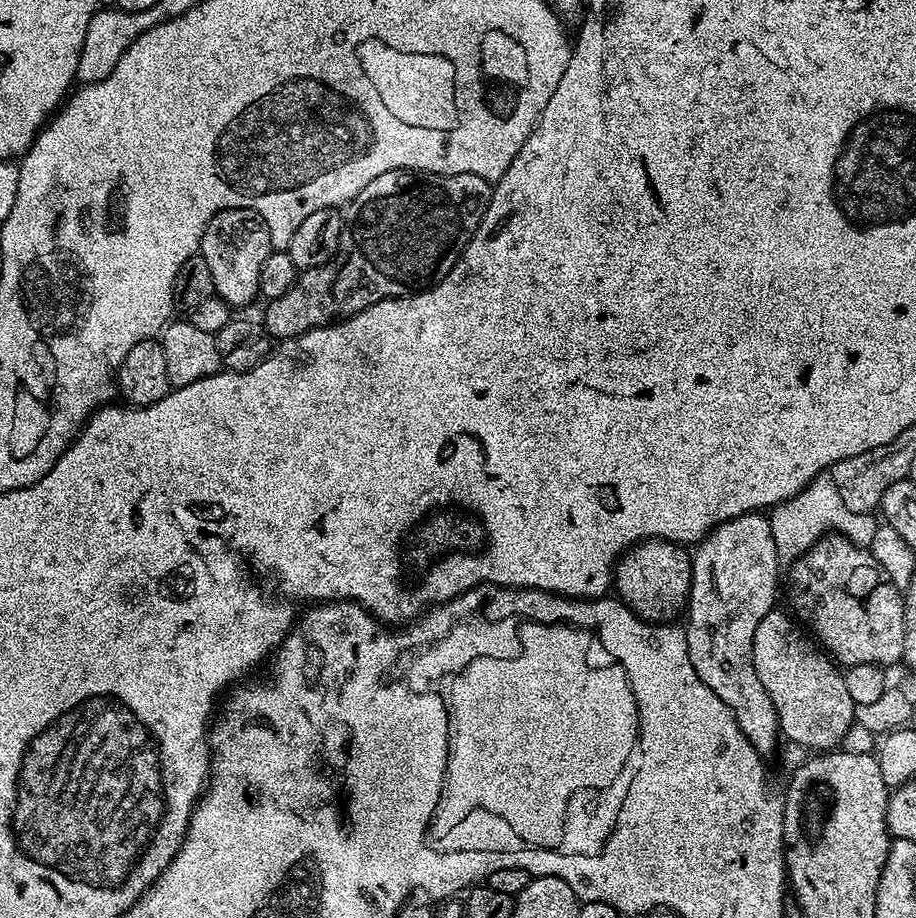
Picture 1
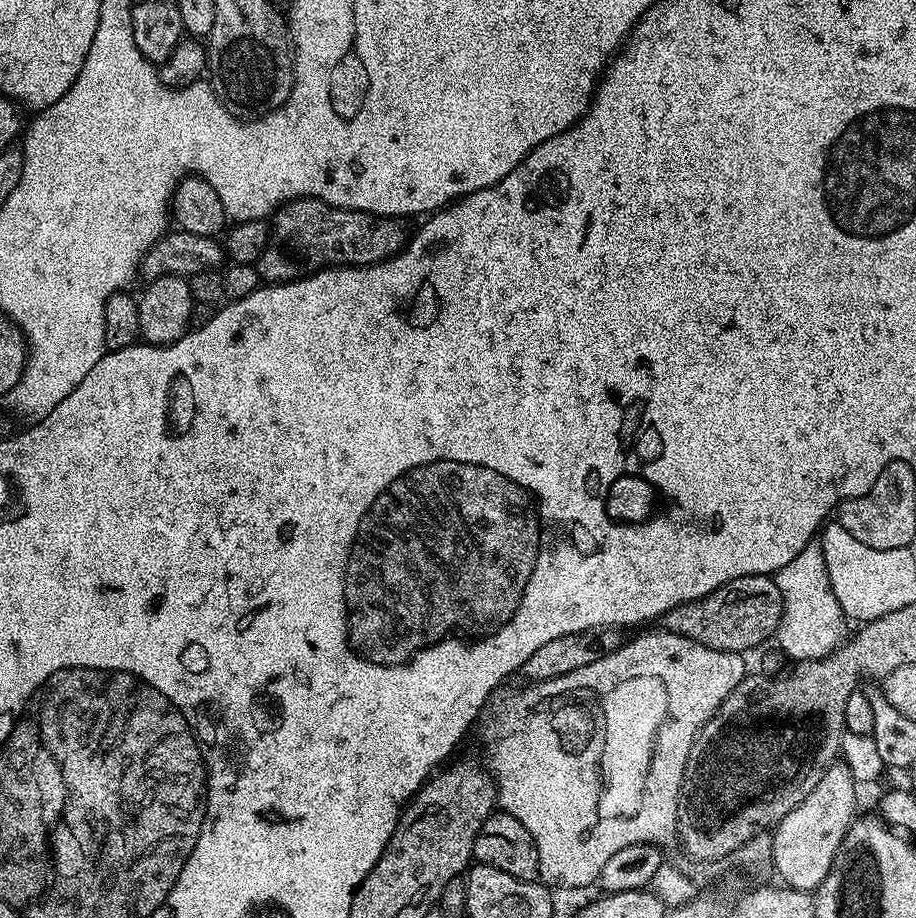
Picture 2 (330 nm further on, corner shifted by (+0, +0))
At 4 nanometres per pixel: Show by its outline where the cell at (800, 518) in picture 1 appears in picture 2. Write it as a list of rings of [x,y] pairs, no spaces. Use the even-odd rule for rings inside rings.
[[[819,543],[806,545],[792,561],[774,573],[774,579],[778,594],[782,596],[780,625],[776,627],[774,637],[775,643],[780,643],[779,651],[785,657],[788,655],[792,662],[821,660],[832,655],[846,639],[846,617],[842,606],[838,606],[838,598],[832,593]]]

